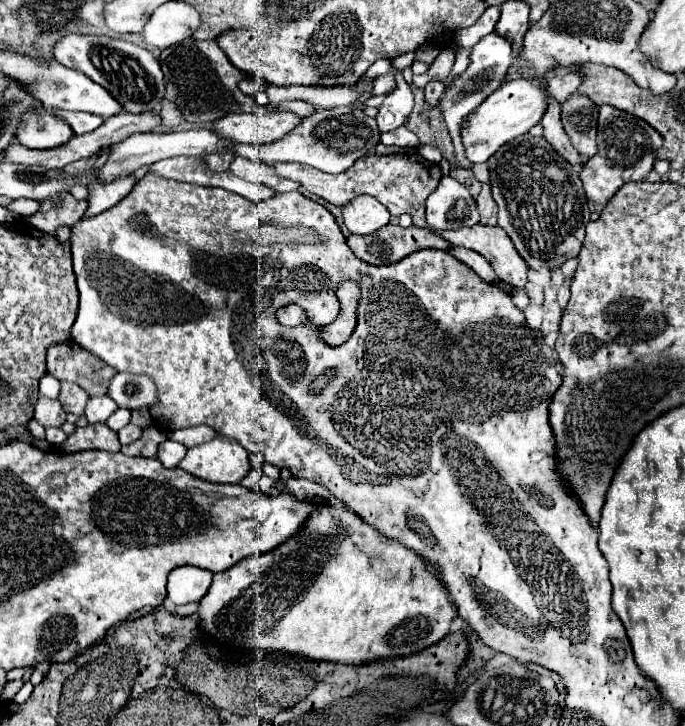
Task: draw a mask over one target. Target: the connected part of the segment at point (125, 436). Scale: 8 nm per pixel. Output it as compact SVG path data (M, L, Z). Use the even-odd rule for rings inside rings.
M133 423L125 425L125 427L119 431L119 441L121 441L121 445L129 445L129 443L133 443L133 441L139 439L139 437L141 437L141 427L137 427L137 425L133 425Z

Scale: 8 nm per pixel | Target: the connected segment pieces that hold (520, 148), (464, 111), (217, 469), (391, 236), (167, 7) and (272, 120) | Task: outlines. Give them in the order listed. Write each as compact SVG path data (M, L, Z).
M529 133L505 143L487 163L493 199L499 207L499 227L507 231L527 265L531 269L555 269L567 259L577 257L591 215L577 167L567 163L543 137L533 137Z
M489 33L471 49L469 59L471 59L469 67L447 85L445 93L441 95L441 99L437 103L437 107L441 109L441 113L445 117L449 135L453 139L455 157L463 167L471 167L471 163L465 159L465 151L463 151L463 145L461 145L461 139L459 139L459 119L463 119L463 115L469 115L479 103L483 103L483 99L487 99L505 81L505 75L511 67L511 45L509 45L507 39L499 37L497 33Z
M223 435L187 449L179 467L199 479L215 483L239 483L249 467L249 453Z
M393 223L381 227L371 235L349 233L347 245L359 259L371 265L391 265L419 249L449 249L449 243L431 229L415 225L405 229Z
M169 1L157 7L155 13L147 19L141 37L147 45L165 49L191 37L195 27L199 27L199 13L187 3Z
M281 111L273 115L255 115L255 113L239 113L227 115L215 123L217 135L227 135L237 143L253 143L267 145L289 135L301 117L291 111Z

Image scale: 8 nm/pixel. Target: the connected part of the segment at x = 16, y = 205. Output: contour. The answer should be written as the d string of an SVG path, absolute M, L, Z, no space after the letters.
M17 199L17 201L11 201L11 205L7 209L13 211L13 213L17 213L17 215L21 215L21 217L29 217L29 215L37 213L39 203L31 201L31 199Z

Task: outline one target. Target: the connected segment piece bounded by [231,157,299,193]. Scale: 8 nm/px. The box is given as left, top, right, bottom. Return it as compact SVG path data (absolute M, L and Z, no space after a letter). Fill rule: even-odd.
M235 157L233 159L231 173L245 179L245 181L269 185L277 193L287 193L287 191L297 191L299 189L299 183L295 183L291 179L283 179L275 171L271 171L265 163L255 163L255 161L245 159L245 157Z

